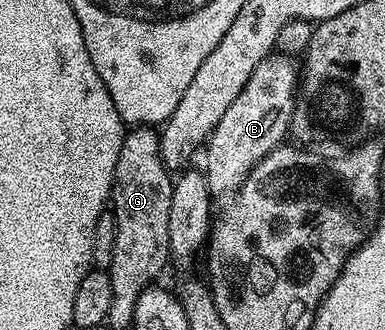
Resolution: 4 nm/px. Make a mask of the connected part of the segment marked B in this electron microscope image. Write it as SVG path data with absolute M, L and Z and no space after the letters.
M272 52L267 55L255 68L255 72L251 73L246 87L227 108L223 120L219 120L203 150L203 173L210 194L232 195L243 184L251 168L255 168L255 164L259 164L263 156L267 156L286 141L299 85L299 66L293 62L296 61L288 54Z

